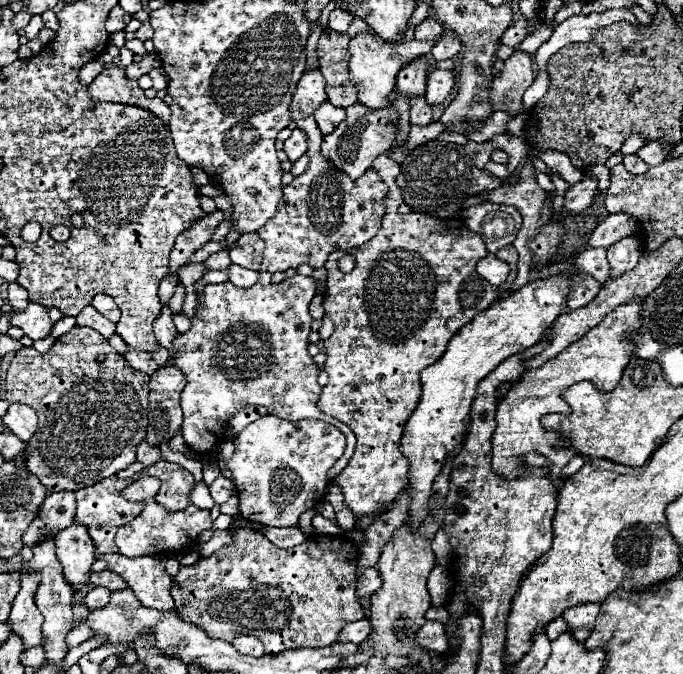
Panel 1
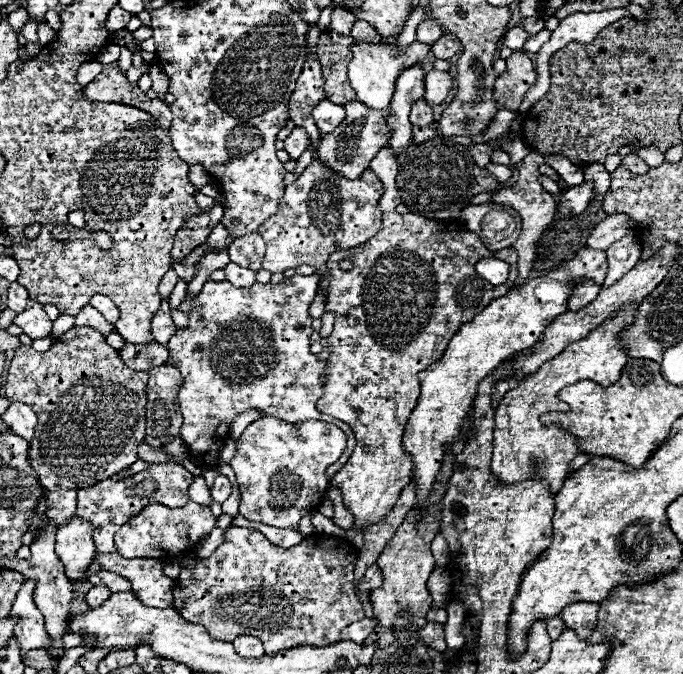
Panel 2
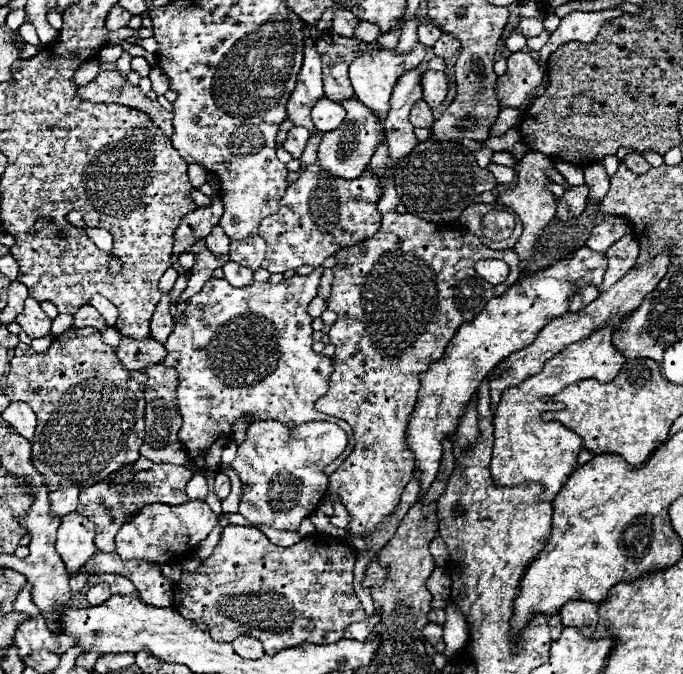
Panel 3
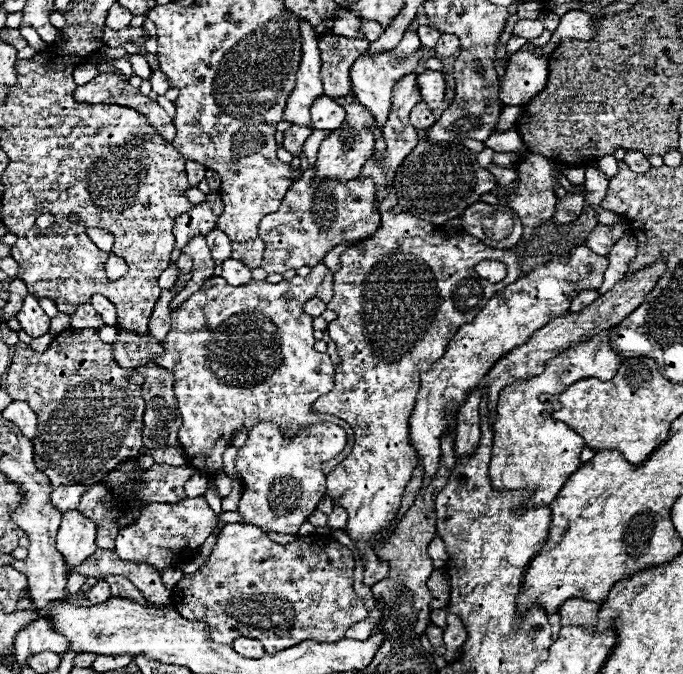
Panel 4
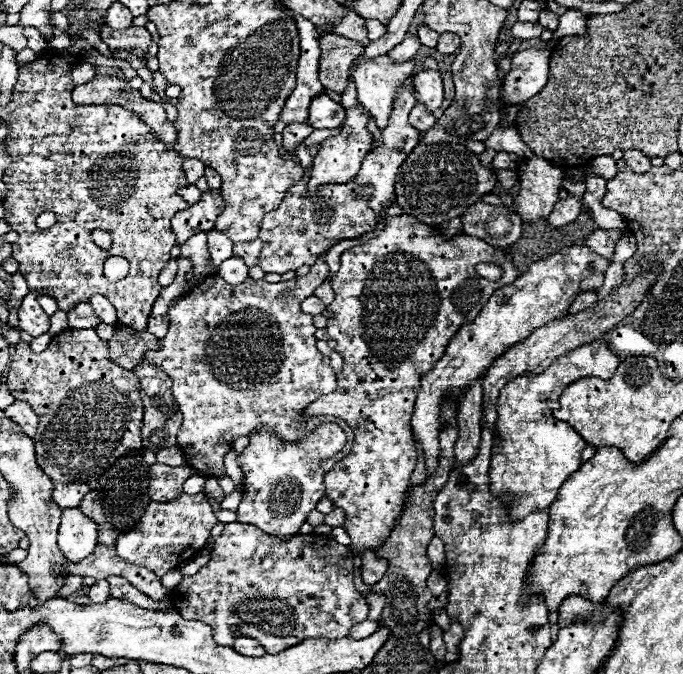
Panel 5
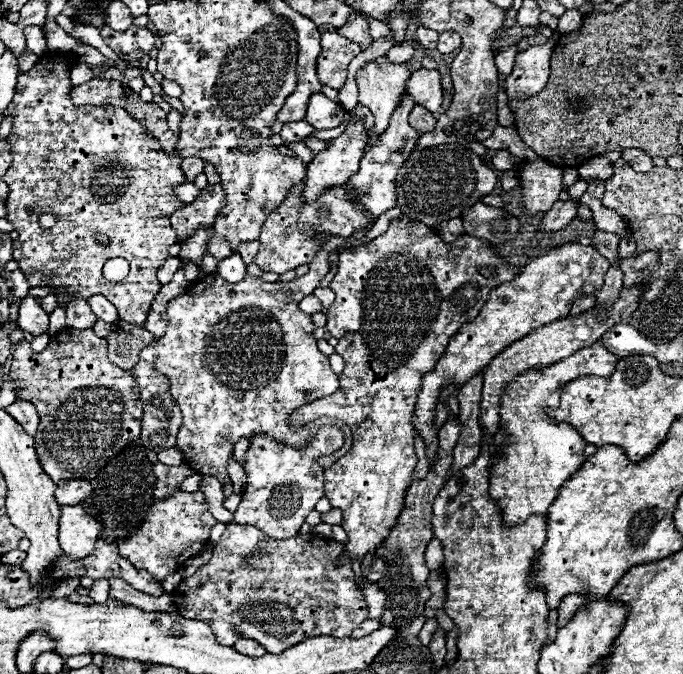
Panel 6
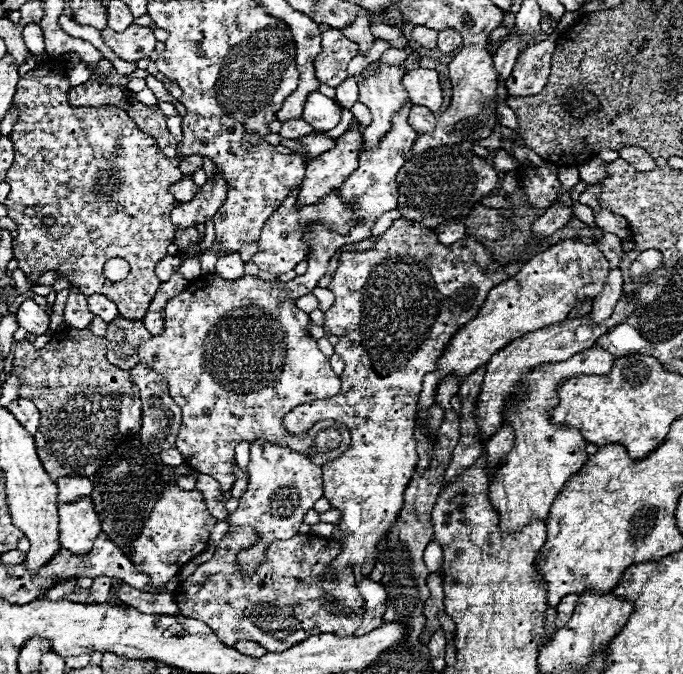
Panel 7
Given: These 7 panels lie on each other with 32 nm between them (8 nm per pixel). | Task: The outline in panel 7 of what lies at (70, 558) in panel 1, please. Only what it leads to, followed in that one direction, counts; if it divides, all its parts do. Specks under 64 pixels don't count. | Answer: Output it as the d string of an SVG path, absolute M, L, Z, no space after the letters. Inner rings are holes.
M90 498L74 504L60 504L60 544L74 556L88 554L96 536L102 532L100 520Z

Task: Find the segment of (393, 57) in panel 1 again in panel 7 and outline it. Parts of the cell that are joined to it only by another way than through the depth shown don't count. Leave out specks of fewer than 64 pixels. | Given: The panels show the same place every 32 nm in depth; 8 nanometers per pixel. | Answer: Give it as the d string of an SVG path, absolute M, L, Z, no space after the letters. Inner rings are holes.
M378 62L378 66L376 64L370 64L366 70L362 70L364 80L358 82L358 88L360 88L358 100L362 104L366 104L370 108L370 112L372 112L372 116L374 116L372 118L372 124L364 130L364 148L376 148L378 146L380 138L392 126L394 112L398 112L404 106L404 102L408 100L408 92L402 86L402 78L406 74L408 74L408 70L404 66L390 66L390 64L382 64L382 62Z

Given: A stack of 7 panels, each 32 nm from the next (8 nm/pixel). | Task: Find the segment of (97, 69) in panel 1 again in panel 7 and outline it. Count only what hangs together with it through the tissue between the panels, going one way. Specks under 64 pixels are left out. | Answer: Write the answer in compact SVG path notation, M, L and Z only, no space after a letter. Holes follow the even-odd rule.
M80 62L80 64L76 64L76 66L72 66L68 70L68 80L70 80L72 86L78 86L82 82L88 82L90 78L92 78L92 70L84 62Z

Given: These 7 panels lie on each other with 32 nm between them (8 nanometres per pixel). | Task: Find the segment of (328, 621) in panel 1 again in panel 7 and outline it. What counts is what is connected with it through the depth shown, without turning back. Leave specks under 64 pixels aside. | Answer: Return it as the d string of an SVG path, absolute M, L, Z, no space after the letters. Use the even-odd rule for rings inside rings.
M230 526L222 542L216 546L214 558L198 566L198 570L182 580L174 590L180 614L206 622L226 646L234 646L238 640L258 640L258 644L262 644L268 652L284 652L286 648L316 634L354 634L354 628L362 622L366 606L356 588L352 570L344 568L334 580L322 580L322 574L342 550L340 542L312 534L296 534L290 540L276 540L266 546L266 556L258 570L244 576L236 568L238 552L252 548L254 542L254 528ZM328 596L352 612L344 614L326 610L324 606Z

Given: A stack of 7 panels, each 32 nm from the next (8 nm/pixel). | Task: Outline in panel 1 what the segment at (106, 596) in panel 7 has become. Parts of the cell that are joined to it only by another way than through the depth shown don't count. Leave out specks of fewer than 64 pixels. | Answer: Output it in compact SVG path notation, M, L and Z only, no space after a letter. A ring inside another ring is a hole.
M102 586L90 590L88 596L84 598L84 604L88 606L90 612L92 610L98 610L98 608L104 608L108 602L110 602L110 590L108 588L102 588Z

